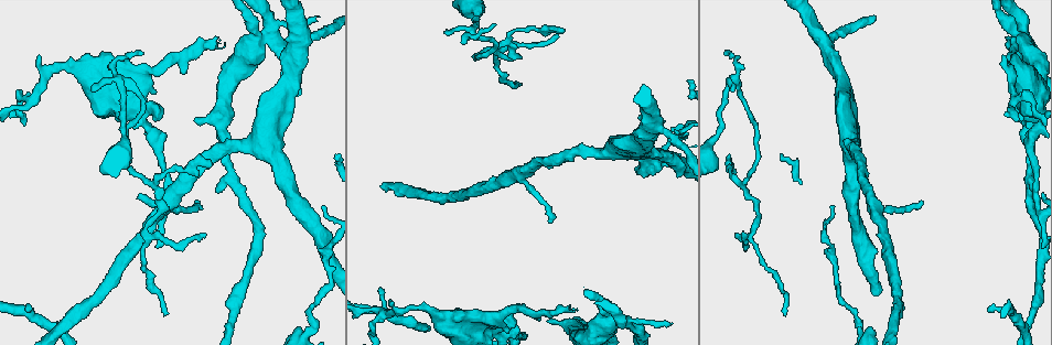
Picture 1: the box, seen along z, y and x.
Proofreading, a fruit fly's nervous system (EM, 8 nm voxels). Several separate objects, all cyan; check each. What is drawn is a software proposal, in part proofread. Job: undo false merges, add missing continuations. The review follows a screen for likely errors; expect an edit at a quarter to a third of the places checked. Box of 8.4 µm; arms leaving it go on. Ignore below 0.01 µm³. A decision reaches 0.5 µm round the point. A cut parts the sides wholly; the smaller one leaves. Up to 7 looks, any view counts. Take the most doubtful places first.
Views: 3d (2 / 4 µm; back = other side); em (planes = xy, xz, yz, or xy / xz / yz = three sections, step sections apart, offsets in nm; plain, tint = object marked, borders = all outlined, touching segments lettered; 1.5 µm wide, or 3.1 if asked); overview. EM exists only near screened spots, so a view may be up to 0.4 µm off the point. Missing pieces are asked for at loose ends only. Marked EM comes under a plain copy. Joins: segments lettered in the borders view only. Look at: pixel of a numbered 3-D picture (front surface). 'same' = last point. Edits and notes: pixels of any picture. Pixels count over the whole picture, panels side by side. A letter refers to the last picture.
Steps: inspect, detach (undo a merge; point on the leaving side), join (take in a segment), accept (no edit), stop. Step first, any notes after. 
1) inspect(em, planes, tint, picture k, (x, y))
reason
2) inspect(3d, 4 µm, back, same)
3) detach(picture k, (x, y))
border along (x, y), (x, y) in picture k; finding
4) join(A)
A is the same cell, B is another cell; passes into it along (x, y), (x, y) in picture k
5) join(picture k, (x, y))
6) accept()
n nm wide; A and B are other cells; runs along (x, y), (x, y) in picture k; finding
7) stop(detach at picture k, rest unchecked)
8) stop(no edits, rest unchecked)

inspect(3d, 4 µm, back, picture 1, (195, 118))
an open end

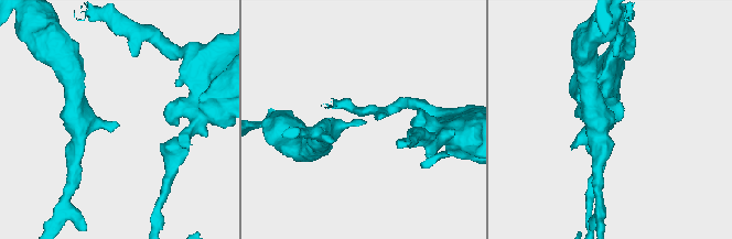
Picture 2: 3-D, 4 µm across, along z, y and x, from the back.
inspect(em, planes, borders, picture 2, (362, 120))
now the EM

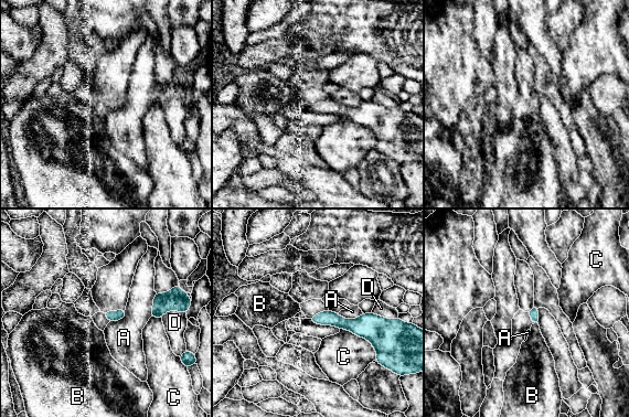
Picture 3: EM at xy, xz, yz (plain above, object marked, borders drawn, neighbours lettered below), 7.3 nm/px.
accept()
A, B, C and D are other cells; runs along (313, 319), (383, 327) in picture 3; none of them fits

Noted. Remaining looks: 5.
inspect(em, xz, step 4, tint, picture 1, (669, 324))
free end

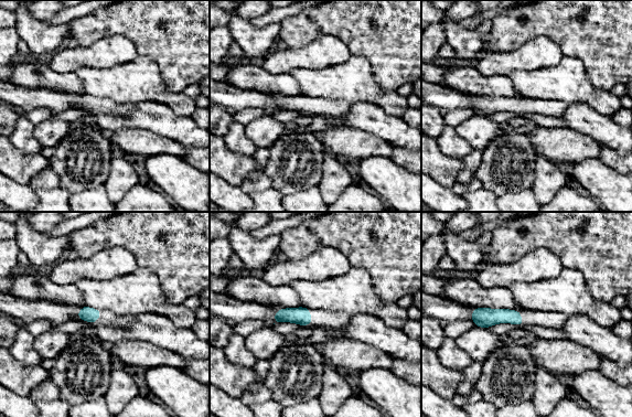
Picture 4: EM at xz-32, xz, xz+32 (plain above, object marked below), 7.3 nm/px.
inspect(em, planes, borders, same)
another direction

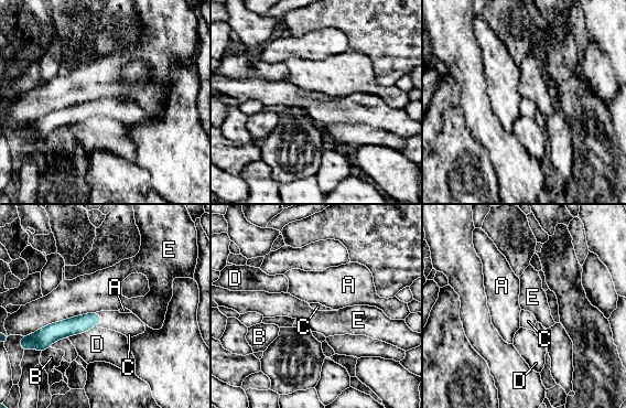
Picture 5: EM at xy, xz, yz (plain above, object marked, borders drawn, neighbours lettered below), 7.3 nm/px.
join(C)
C is the same cell, A, B, D and E are other cells; passes into it along (79, 324), (99, 320), (129, 324) in picture 5; it goes on there

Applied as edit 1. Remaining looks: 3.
inspect(overview)
redraw

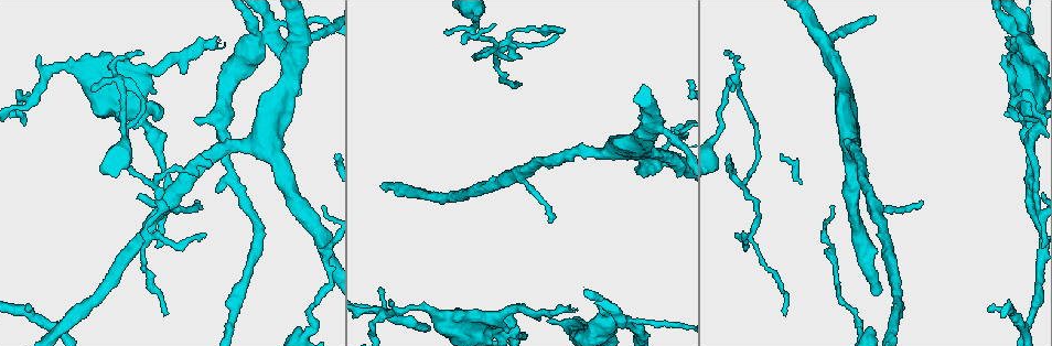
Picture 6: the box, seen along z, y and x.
inspect(em, planes, borders, picture 6, (652, 129))
branch point

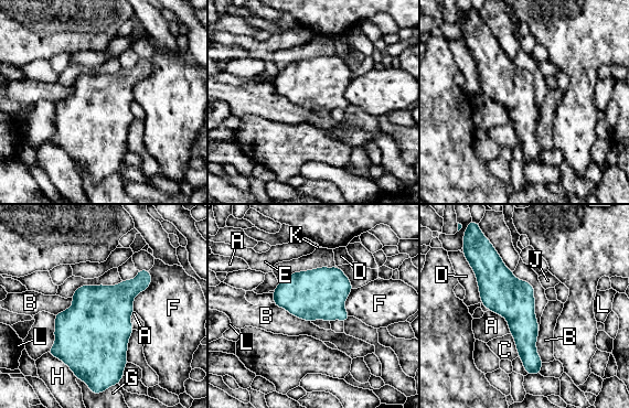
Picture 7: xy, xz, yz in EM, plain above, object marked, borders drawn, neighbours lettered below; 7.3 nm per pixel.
accept()
F touches over 320 nm; A, B, C, D, E, F, G, H, J, K and L are other cells; continuous, no second cell

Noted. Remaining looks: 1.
stop(join at picture 5, rest unchecked)

